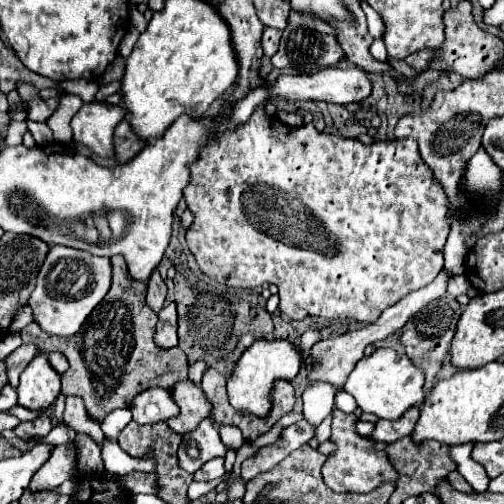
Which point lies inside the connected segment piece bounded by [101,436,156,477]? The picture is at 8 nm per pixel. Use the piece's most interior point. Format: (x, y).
(115, 460)

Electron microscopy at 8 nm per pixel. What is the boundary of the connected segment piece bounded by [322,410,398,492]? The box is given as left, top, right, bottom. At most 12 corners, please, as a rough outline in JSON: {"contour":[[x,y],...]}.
{"contour":[[334,410],[322,478],[334,492],[368,492],[398,480],[386,454]]}

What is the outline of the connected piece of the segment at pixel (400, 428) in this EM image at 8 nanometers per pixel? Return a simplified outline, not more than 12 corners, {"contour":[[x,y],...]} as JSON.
{"contour":[[418,408],[398,420],[378,420],[366,438],[392,444],[410,436],[418,420]]}

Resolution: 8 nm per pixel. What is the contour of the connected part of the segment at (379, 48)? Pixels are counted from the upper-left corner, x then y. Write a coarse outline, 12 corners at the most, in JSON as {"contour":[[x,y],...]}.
{"contour":[[382,38],[370,44],[370,56],[386,62],[386,46]]}

